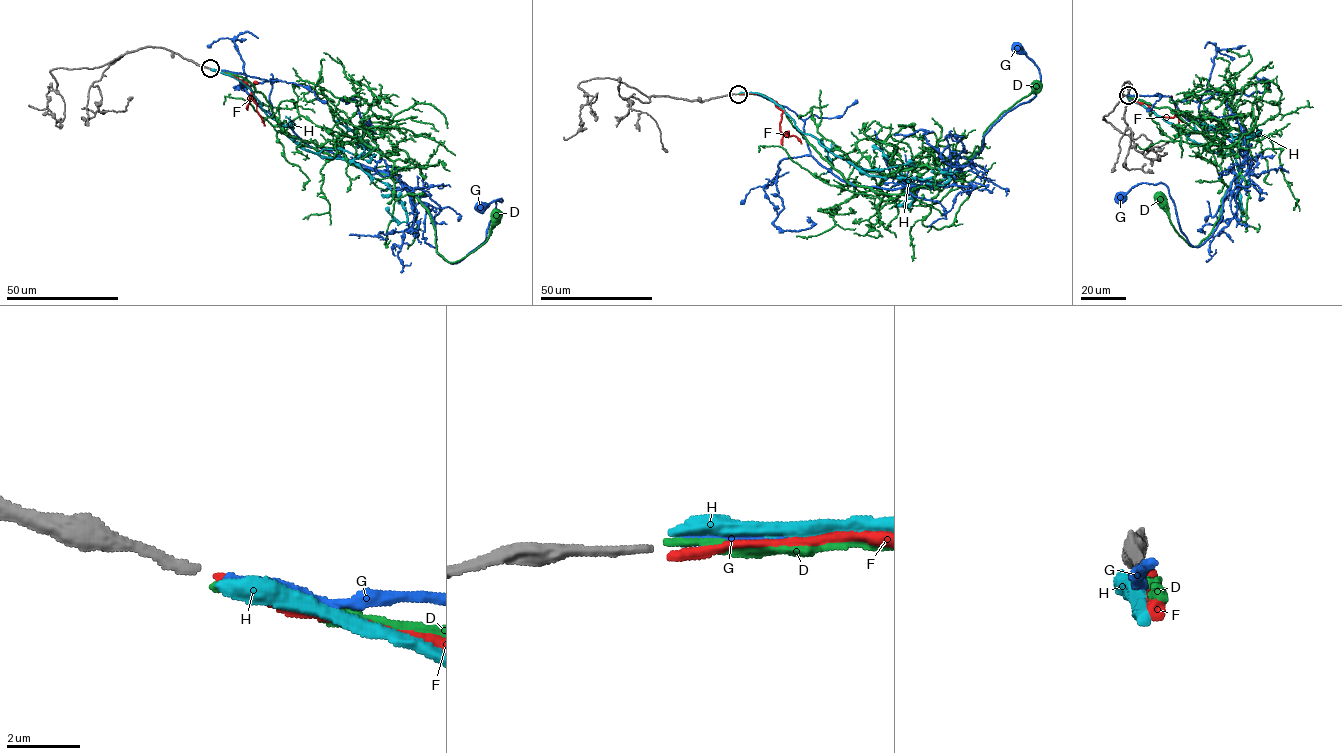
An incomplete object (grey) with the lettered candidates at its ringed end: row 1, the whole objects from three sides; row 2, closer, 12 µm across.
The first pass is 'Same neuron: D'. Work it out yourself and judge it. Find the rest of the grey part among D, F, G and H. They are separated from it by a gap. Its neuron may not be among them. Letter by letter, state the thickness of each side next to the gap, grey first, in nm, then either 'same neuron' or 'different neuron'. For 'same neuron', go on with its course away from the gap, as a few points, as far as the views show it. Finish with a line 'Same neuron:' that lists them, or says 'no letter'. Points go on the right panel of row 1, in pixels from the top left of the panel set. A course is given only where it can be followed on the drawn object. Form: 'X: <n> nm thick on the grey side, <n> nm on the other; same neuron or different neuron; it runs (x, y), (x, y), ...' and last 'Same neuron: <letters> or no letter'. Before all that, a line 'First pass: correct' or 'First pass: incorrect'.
First pass: correct
D: 240 nm thick on the grey side, 220 nm on the other; same neuron; it runs (1128, 96), (1168, 107), (1214, 143), (1244, 151), (1248, 145), (1252, 156), (1197, 246), (1179, 235), (1158, 196)
F: 240 nm thick on the grey side, 280 nm on the other; different neuron
G: 240 nm thick on the grey side, 300 nm on the other; different neuron
H: 240 nm thick on the grey side, 400 nm on the other; different neuron
Same neuron: D

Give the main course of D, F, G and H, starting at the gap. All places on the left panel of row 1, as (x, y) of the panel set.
D: (211, 69), (249, 81), (291, 139), (400, 183), (428, 212), (448, 261), (486, 240), (495, 213)
F: (211, 69), (246, 83), (251, 90), (247, 101), (251, 99), (256, 104), (265, 125)
G: (211, 68), (272, 81), (274, 116), (303, 141), (396, 179), (451, 263), (484, 242), (502, 199), (480, 207)
H: (211, 69), (247, 85), (300, 146), (351, 160), (384, 182), (407, 220), (398, 222), (387, 207)

